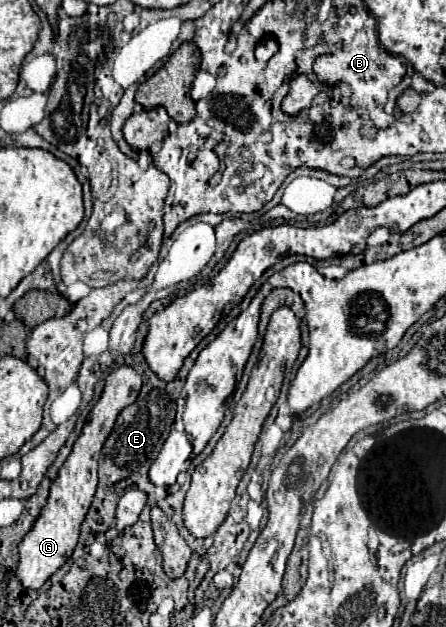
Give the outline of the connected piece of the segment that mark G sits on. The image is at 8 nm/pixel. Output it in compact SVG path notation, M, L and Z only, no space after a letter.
M130 366L114 368L108 374L100 400L92 406L92 410L88 414L88 420L86 420L78 440L74 442L72 452L68 454L66 462L58 470L56 480L50 486L46 506L42 508L40 516L36 518L32 530L18 544L20 564L18 564L18 570L16 570L16 578L24 588L38 590L72 556L72 552L78 544L80 524L82 524L82 520L84 520L84 516L86 516L86 512L92 504L94 492L96 492L96 482L98 482L98 472L96 470L98 470L100 450L102 450L108 434L112 432L112 426L114 426L120 410L130 406L136 400L138 392L140 392L140 386L142 386L142 378Z

